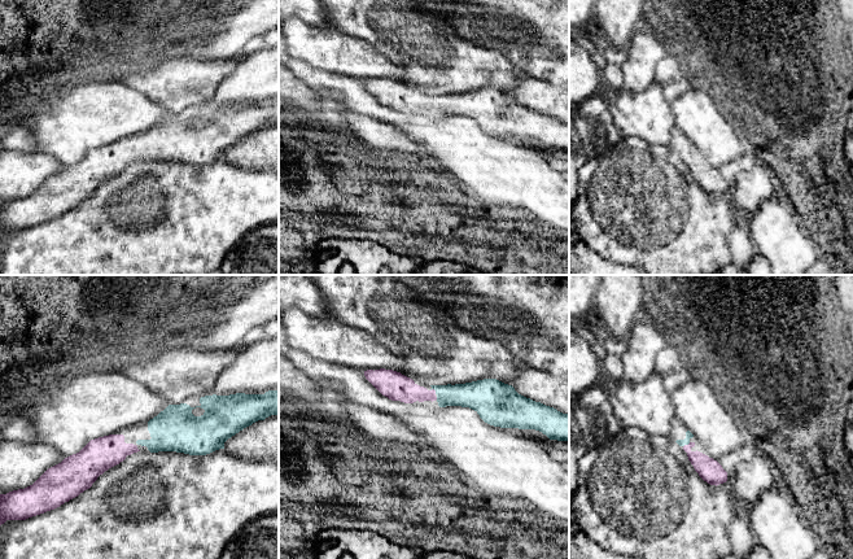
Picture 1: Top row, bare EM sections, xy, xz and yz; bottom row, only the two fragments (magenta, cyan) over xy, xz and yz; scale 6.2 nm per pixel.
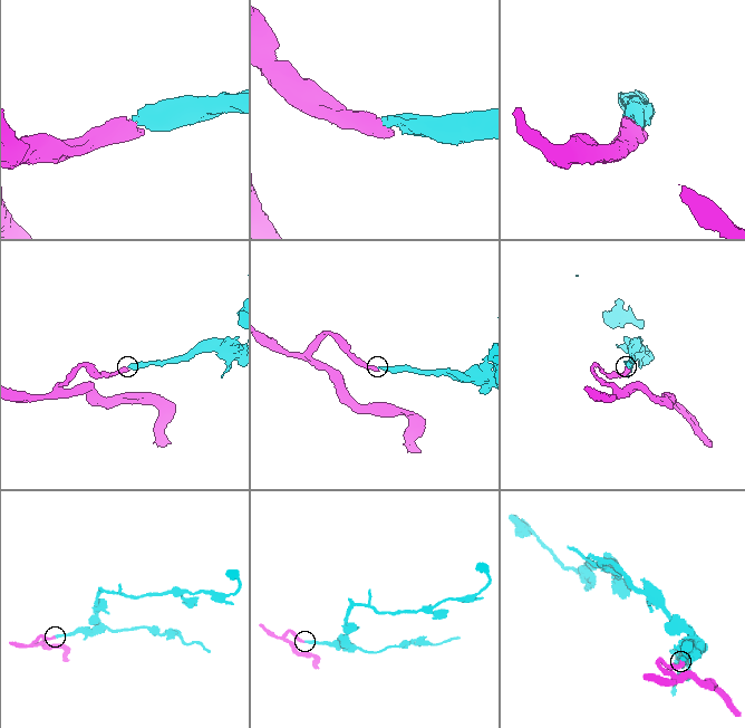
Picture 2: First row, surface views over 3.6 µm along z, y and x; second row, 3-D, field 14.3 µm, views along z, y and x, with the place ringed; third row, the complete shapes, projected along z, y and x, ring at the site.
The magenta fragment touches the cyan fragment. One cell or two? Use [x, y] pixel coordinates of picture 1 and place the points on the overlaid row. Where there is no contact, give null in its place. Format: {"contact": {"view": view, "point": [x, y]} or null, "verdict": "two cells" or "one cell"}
{"contact": {"view": "xz", "point": [434, 391]}, "verdict": "one cell"}

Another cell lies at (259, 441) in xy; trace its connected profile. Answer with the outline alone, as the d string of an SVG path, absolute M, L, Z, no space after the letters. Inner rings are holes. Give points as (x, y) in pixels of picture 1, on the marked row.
M279 415L244 428L224 442L224 450L248 460L279 459Z

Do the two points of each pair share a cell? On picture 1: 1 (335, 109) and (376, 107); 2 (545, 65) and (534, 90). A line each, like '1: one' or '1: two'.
1: two
2: two

